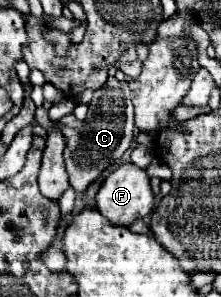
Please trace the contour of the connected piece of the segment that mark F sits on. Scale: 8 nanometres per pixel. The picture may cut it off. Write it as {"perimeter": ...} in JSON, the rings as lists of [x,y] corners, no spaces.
{"perimeter":[[[122,164],[118,166],[100,186],[98,194],[96,194],[96,208],[102,216],[106,216],[112,224],[120,224],[120,226],[130,226],[134,220],[144,218],[148,214],[154,212],[156,206],[156,198],[154,192],[150,188],[150,178],[146,174],[146,170],[140,170],[134,164]]]}

